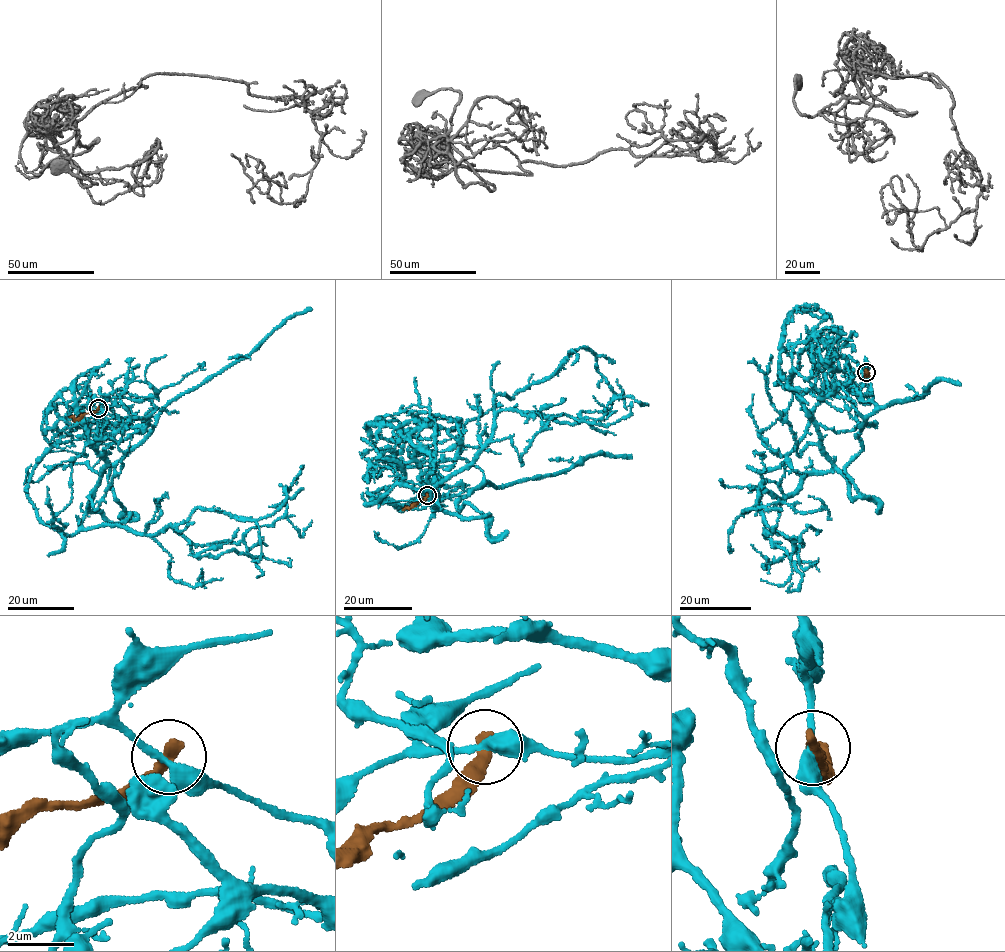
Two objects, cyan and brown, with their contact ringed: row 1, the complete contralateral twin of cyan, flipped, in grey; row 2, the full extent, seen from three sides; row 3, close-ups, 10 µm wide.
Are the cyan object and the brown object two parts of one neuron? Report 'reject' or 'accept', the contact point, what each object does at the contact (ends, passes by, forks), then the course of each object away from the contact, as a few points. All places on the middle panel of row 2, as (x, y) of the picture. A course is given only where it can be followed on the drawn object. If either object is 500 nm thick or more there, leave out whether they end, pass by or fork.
reject; at (427, 495); cyan passes by; brown ends there; cyan runs (427, 494), (486, 482), (456, 506), (488, 519), (430, 491), (495, 397), (577, 349), (616, 379); brown runs (427, 494), (403, 510)

